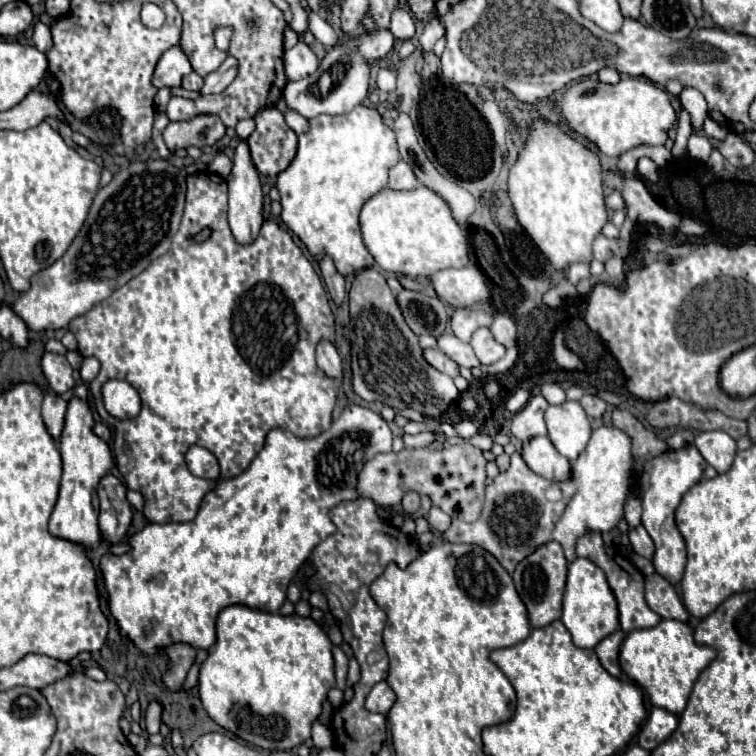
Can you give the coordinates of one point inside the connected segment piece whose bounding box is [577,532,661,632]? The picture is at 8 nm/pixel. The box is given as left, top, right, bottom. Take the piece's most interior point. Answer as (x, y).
(626, 581)

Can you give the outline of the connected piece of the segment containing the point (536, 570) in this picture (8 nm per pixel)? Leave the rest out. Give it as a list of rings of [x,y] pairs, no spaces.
[[[557,542],[541,544],[533,554],[523,558],[515,572],[513,580],[517,586],[517,592],[527,606],[529,622],[533,628],[541,628],[545,624],[551,624],[553,620],[561,618],[561,600],[565,592],[565,580],[567,580],[567,560],[563,556],[563,548]]]

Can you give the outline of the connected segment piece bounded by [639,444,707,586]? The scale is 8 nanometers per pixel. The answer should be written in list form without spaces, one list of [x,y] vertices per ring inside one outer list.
[[[687,444],[679,450],[667,450],[661,456],[647,460],[641,468],[641,476],[639,476],[641,508],[643,508],[641,522],[655,542],[655,556],[653,556],[655,572],[665,576],[665,580],[669,580],[673,586],[681,582],[685,562],[687,562],[685,540],[675,524],[675,510],[677,510],[683,494],[701,480],[705,468],[707,468],[707,462],[693,444]]]

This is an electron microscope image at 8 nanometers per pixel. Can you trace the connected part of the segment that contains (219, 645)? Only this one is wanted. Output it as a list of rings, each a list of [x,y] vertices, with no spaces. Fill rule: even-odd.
[[[241,604],[227,606],[219,614],[217,642],[201,664],[199,676],[201,702],[219,726],[263,750],[291,750],[311,738],[311,724],[319,718],[327,692],[335,686],[331,640],[311,618],[301,618],[297,614],[271,614]]]

